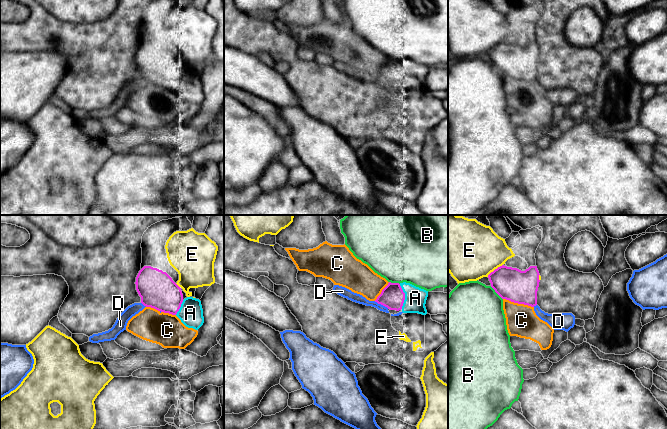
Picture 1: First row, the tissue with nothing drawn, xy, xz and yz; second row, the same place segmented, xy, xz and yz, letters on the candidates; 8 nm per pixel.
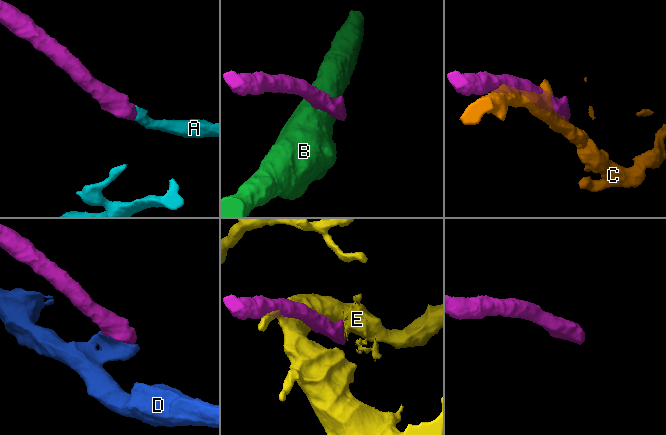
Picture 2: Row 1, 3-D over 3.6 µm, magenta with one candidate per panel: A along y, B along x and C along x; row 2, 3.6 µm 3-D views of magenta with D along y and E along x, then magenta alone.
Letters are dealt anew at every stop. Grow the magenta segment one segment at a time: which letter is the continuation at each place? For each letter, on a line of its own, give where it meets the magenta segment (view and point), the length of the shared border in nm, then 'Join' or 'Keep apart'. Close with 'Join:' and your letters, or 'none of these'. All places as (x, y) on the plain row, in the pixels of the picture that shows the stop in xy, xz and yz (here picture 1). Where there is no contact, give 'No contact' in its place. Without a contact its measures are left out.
A: Touches magenta at xz (404, 72). Shared border 200 nm. Join
B: Touches magenta at yz (496, 68). Shared border 150 nm. Keep apart
C: Touches magenta at yz (518, 79). Shared border 260 nm. Keep apart
D: Touches magenta at xz (381, 80). Shared border 130 nm. Keep apart
E: Touches magenta at yz (495, 45). Shared border 160 nm. Keep apart
Join: A

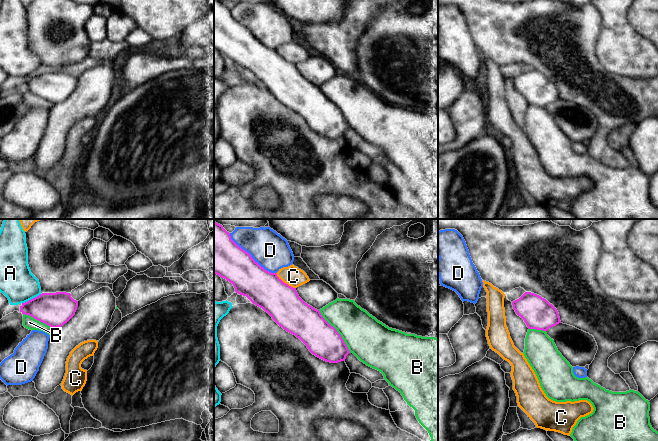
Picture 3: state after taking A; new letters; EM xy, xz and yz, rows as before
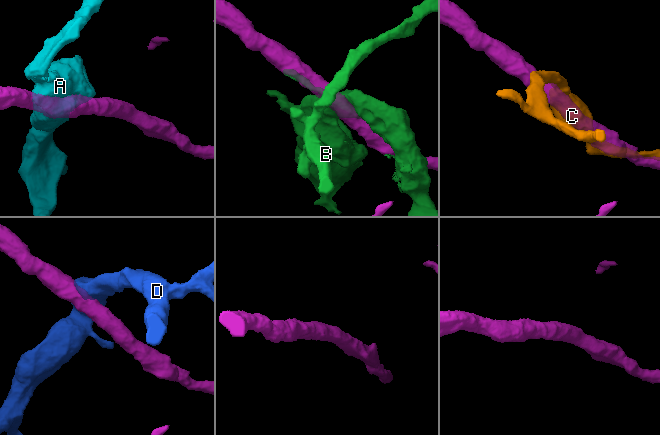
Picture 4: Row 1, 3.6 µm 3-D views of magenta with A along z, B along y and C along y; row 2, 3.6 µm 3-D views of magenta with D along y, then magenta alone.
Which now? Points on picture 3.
A: Touches magenta at xy (31, 75). Shared border 170 nm. Keep apart
B: Touches magenta at xz (336, 107). Shared border 440 nm. Keep apart
C: Touches magenta at xz (285, 59). Shared border 200 nm. Keep apart
D: Touches magenta at xz (250, 32). Shared border 500 nm. Keep apart
Join: none of these

